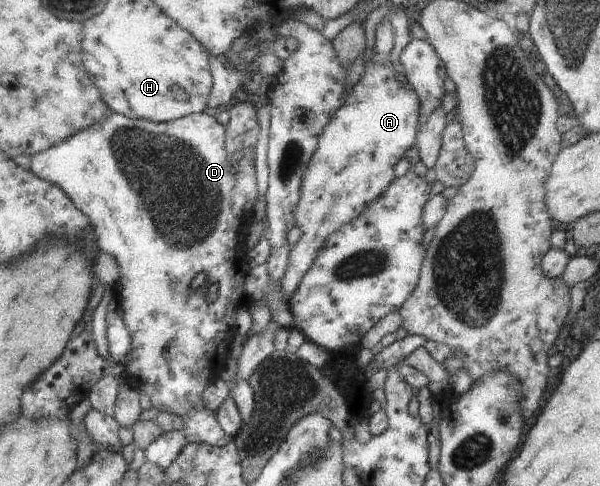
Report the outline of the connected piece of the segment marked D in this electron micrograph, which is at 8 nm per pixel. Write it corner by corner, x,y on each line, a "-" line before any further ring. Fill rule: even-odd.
109,112
109,116
105,120
101,120
99,124
93,124
91,128
83,128
77,130
71,138
67,138
61,144
51,146
49,150
31,156
30,170
51,182
61,186
71,200
75,200
75,206
83,212
90,219
90,224
96,237
96,244
102,253
111,254
117,258
119,268
121,268
121,278
118,287
115,289
119,296
119,301
123,311
123,320
125,326
131,336
131,350
129,353
129,360
125,363
123,368
129,376
135,376
137,382
133,382
135,386
139,386
137,390
147,392
152,406
157,408
160,412
167,412
174,414
183,419
184,426
181,430
175,430
163,434
150,448
145,451
146,458
149,462
161,466
164,470
170,468
175,460
179,459
179,454
183,453
183,448
187,444
204,443
213,447
223,447
230,444
235,438
227,434
219,424
215,414
209,412
205,408
203,402
203,394
205,388
211,384
223,370
228,362
228,354
231,350
231,344
235,338
235,330
237,330
237,322
235,322
235,314
237,308
245,296
246,283
243,276
248,274
245,268
249,268
245,264
248,254
247,250
247,232
251,219
253,216
253,206
257,202
259,194
257,194
257,172
255,172
255,153
254,150
245,150
245,152
237,152
236,154
229,154
226,150
227,128
223,126
213,116
205,114
205,112
189,114
184,118
178,120
171,120
170,122
155,123
144,119
131,119
122,116
120,113
-
207,272
207,279
205,285
200,288
193,288
193,280
199,273
-
217,284
219,295
212,302
207,302
207,290

